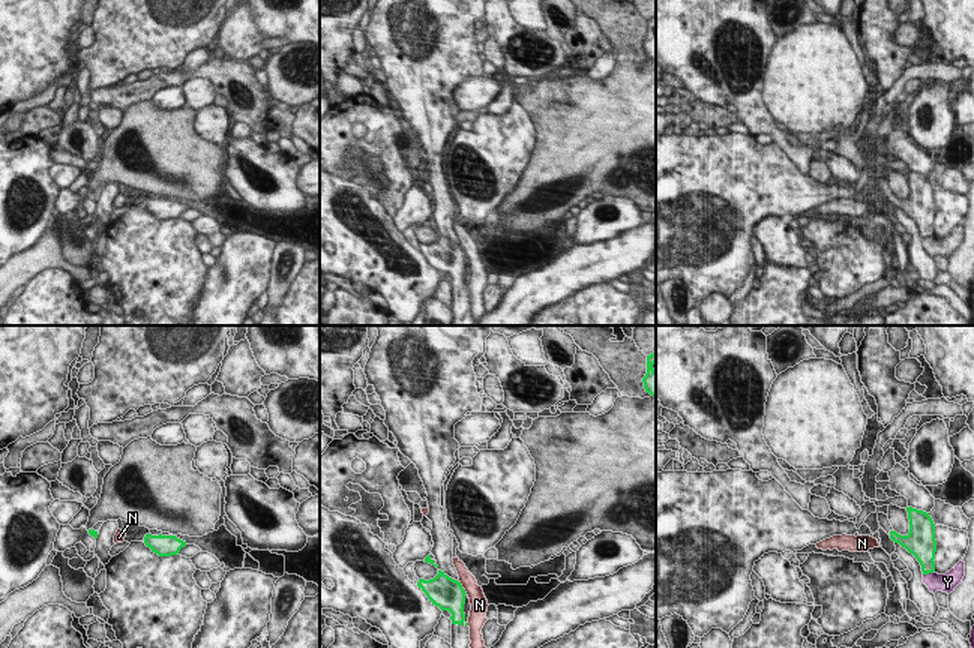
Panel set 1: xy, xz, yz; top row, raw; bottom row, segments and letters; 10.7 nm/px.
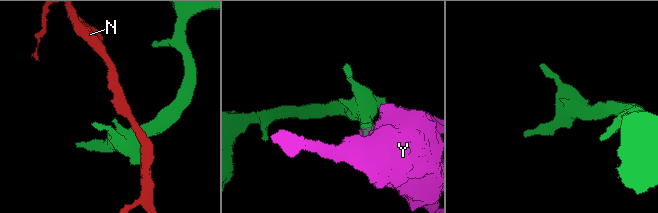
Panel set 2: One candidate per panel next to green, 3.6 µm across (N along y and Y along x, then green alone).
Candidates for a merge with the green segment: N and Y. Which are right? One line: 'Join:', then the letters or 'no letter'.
Join: no letter

